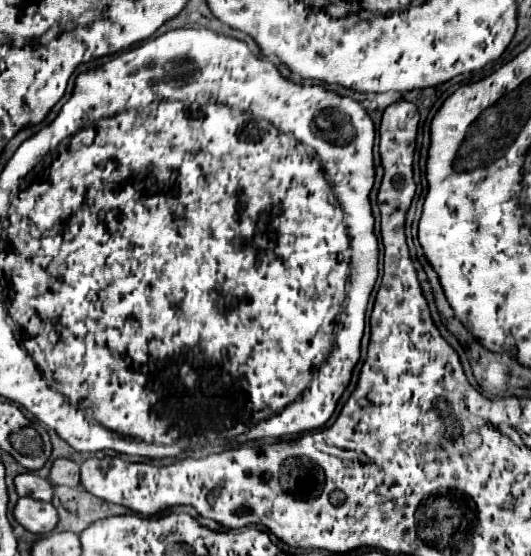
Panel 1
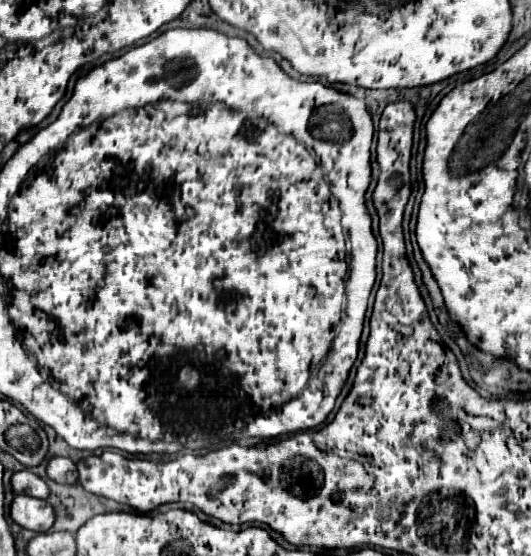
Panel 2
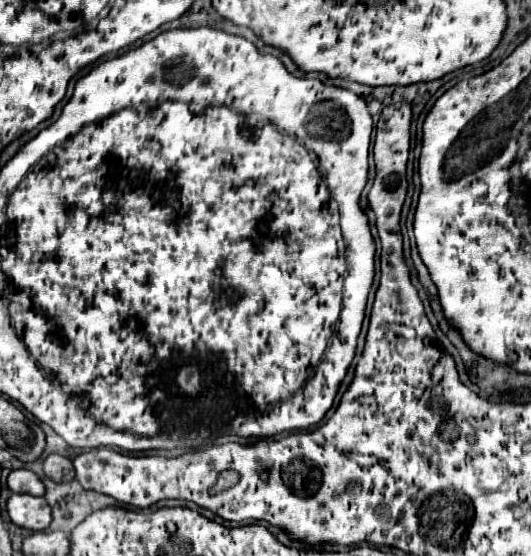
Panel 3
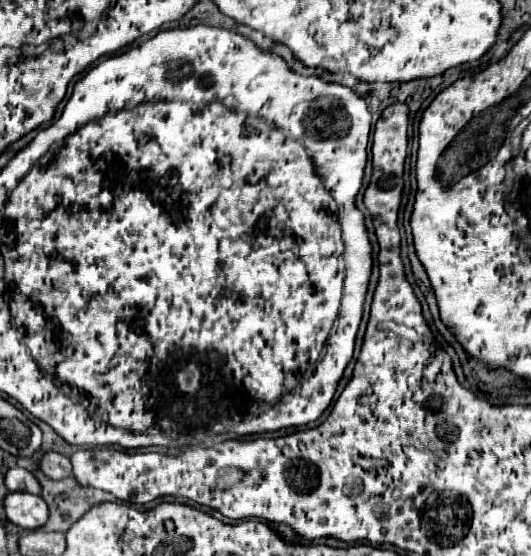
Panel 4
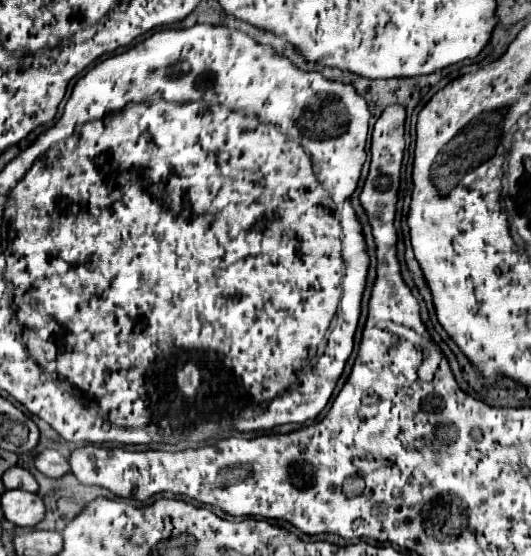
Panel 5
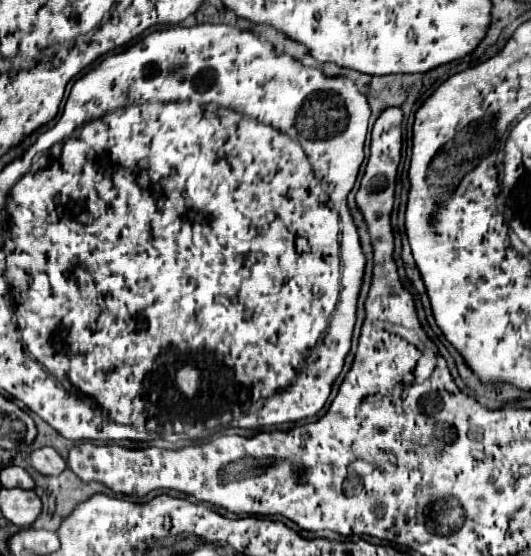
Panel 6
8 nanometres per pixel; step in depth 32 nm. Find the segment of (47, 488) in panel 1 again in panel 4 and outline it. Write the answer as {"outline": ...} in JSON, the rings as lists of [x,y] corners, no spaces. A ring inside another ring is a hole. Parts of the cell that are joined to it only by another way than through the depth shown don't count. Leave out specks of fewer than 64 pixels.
{"outline":[[[14,466],[6,472],[4,476],[4,484],[8,490],[26,490],[30,494],[40,494],[40,486],[38,486],[38,480],[32,472],[20,468],[20,466]]]}

